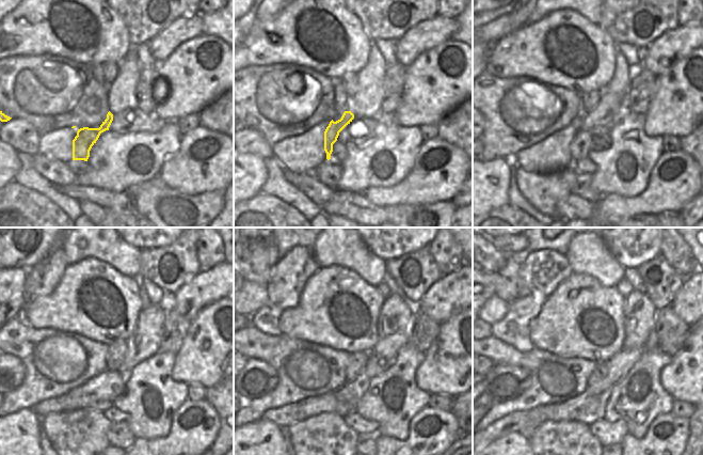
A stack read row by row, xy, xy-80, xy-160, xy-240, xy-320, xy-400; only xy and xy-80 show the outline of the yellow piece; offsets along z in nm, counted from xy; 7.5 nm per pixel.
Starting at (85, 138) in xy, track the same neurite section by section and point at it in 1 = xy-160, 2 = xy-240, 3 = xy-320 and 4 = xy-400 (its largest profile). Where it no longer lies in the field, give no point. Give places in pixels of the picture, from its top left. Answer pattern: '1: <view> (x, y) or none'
1: xy-160 (610, 109)
2: xy-240 (144, 342)
3: xy-320 (395, 320)
4: xy-400 (639, 312)

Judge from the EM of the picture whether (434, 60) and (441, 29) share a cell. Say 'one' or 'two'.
two

